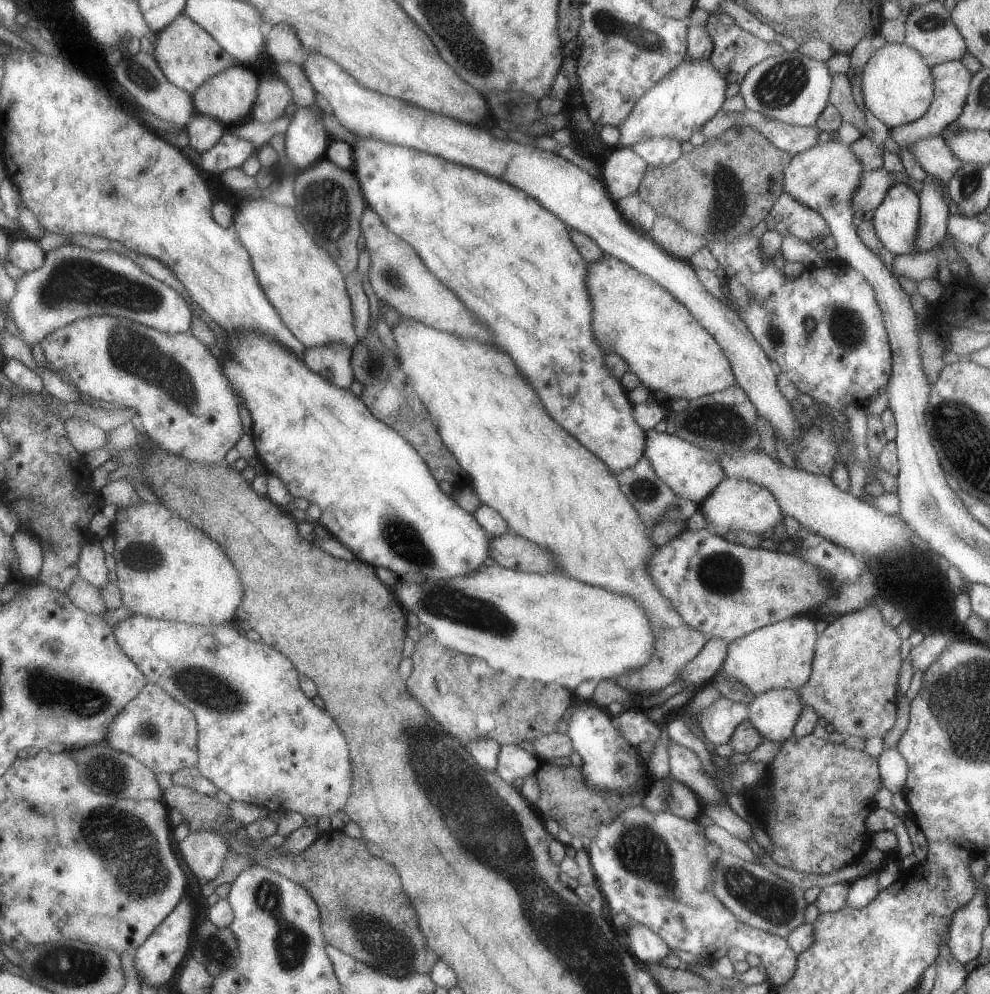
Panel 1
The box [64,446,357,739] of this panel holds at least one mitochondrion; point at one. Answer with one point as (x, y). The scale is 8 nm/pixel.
(212, 694)

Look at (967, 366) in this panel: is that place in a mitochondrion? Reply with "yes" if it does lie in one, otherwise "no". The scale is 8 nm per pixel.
no

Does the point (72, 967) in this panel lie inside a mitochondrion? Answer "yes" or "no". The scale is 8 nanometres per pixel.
yes

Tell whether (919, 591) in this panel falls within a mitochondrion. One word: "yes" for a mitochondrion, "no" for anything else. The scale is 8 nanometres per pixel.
no

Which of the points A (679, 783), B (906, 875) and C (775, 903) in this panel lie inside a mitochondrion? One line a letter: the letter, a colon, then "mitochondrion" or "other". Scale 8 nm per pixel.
A: other
B: other
C: mitochondrion

